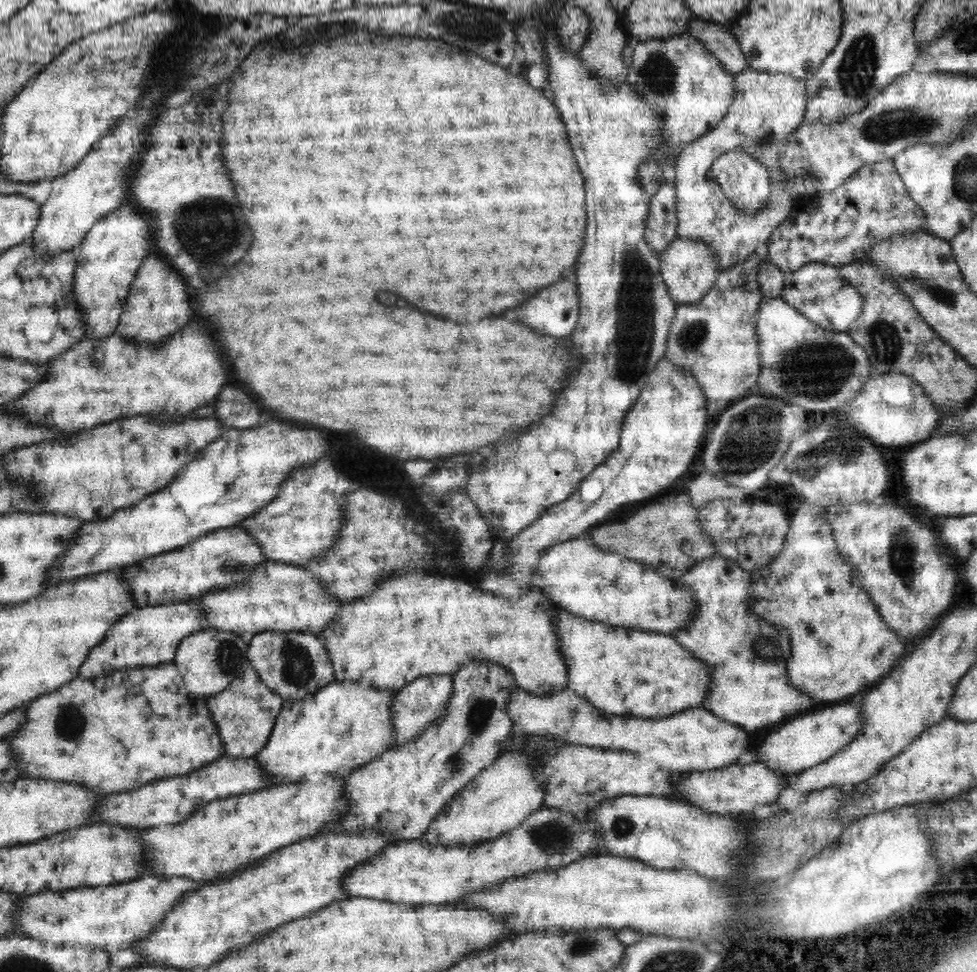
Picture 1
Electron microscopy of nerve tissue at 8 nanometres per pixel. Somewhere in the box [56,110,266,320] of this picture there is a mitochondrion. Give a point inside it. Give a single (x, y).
(197, 225)

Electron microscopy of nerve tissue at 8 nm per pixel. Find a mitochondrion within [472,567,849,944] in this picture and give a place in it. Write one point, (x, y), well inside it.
(550, 838)

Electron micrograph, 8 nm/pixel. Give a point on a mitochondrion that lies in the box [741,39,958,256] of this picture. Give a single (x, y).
(890, 126)

